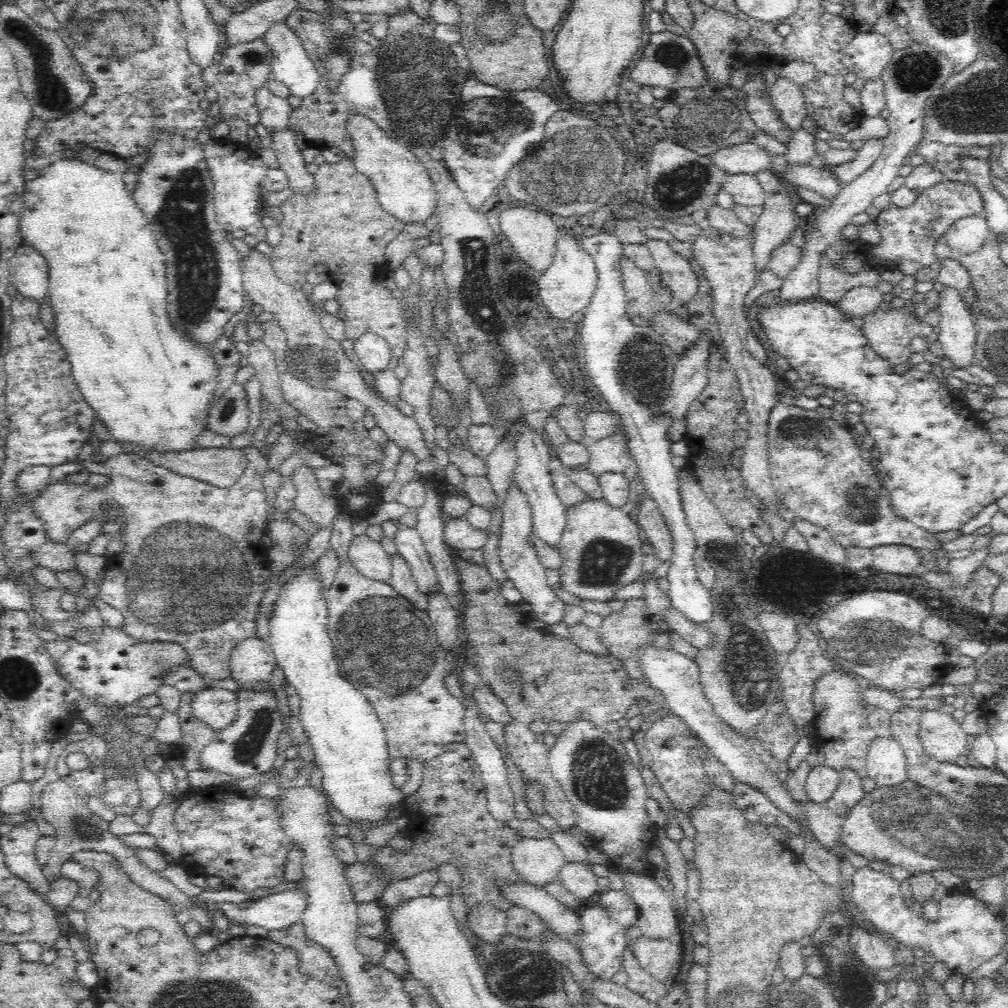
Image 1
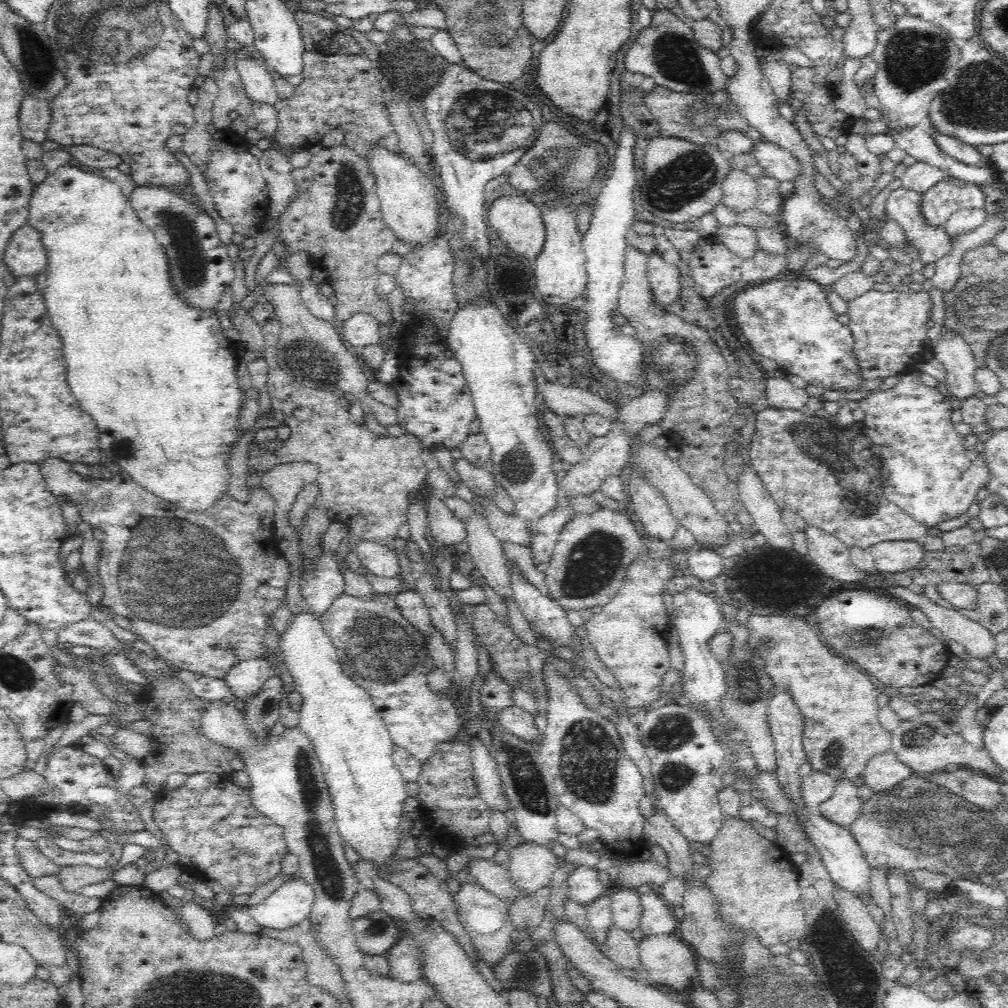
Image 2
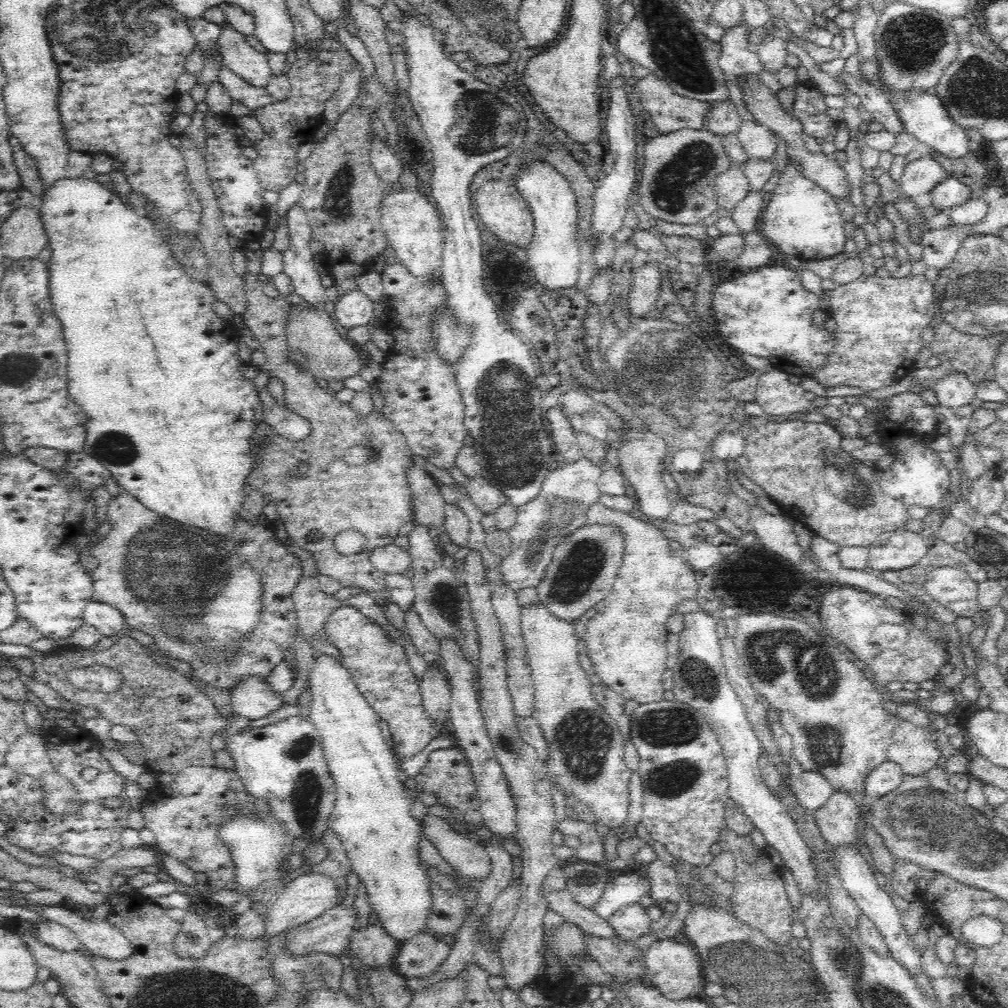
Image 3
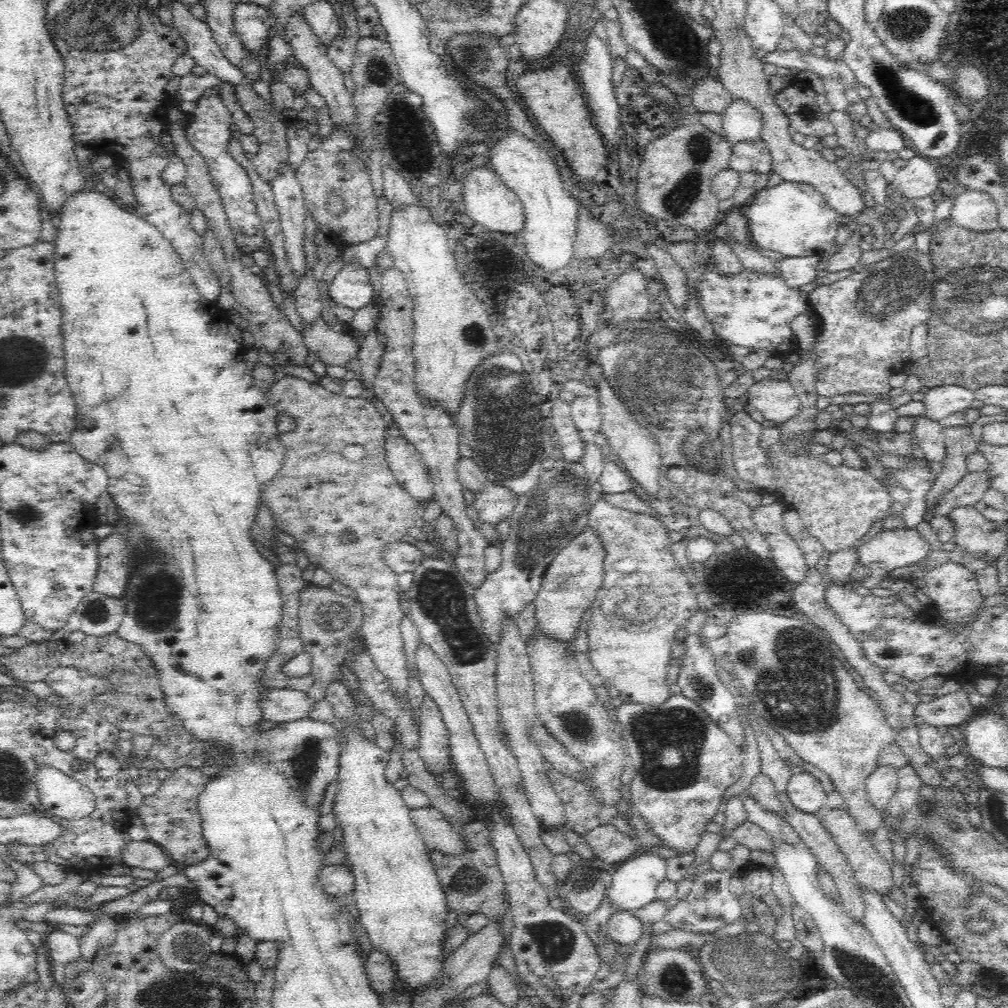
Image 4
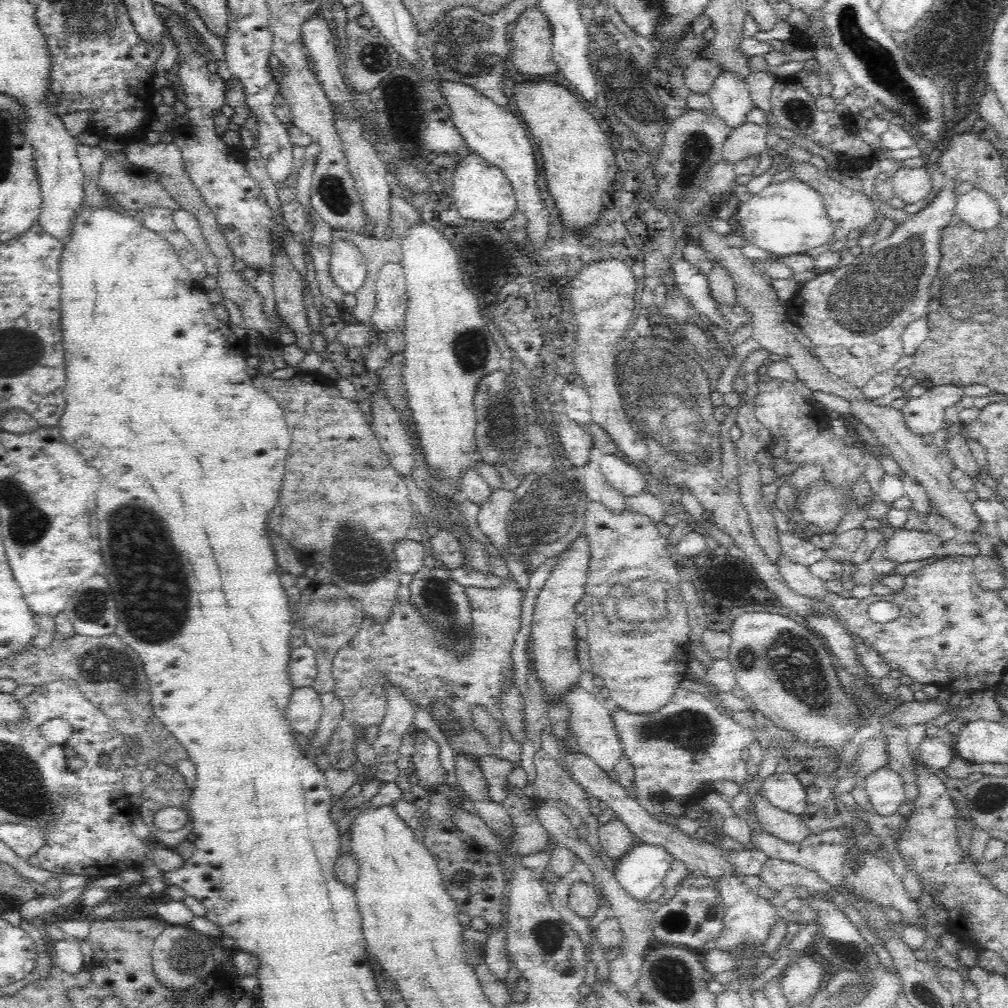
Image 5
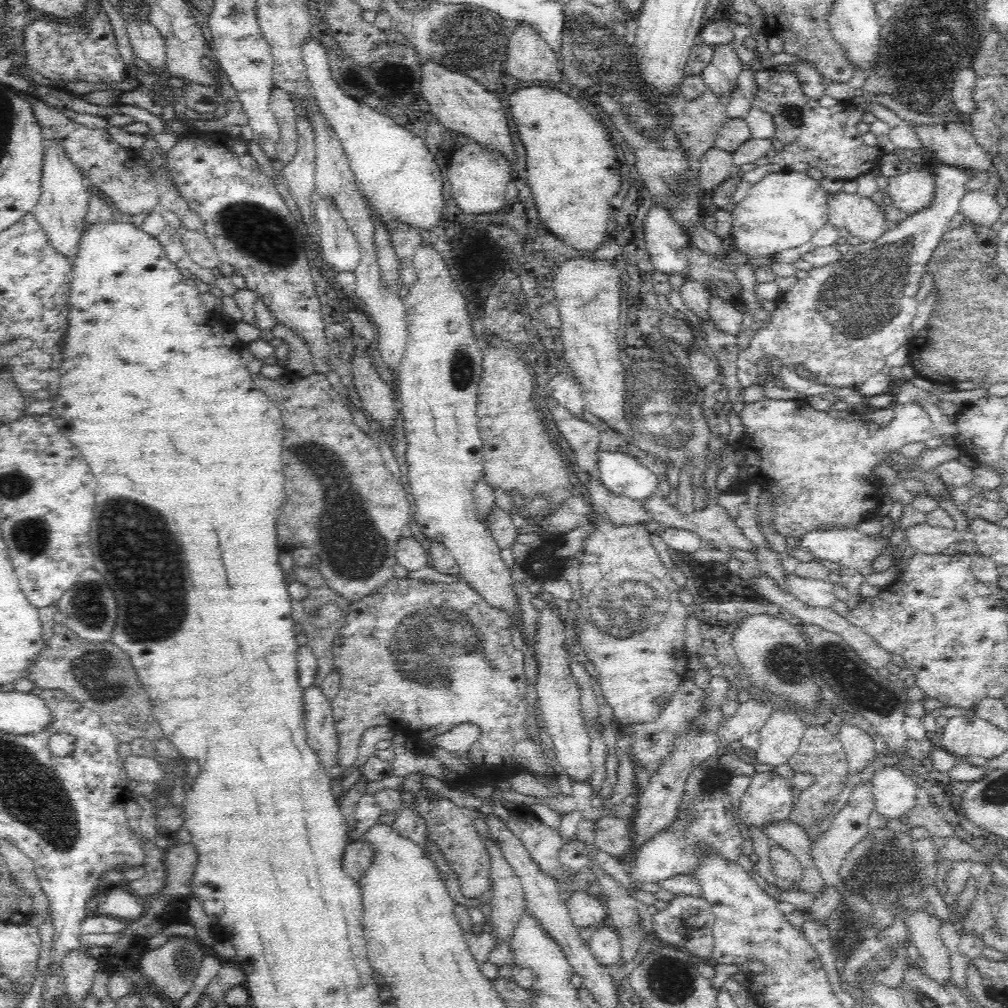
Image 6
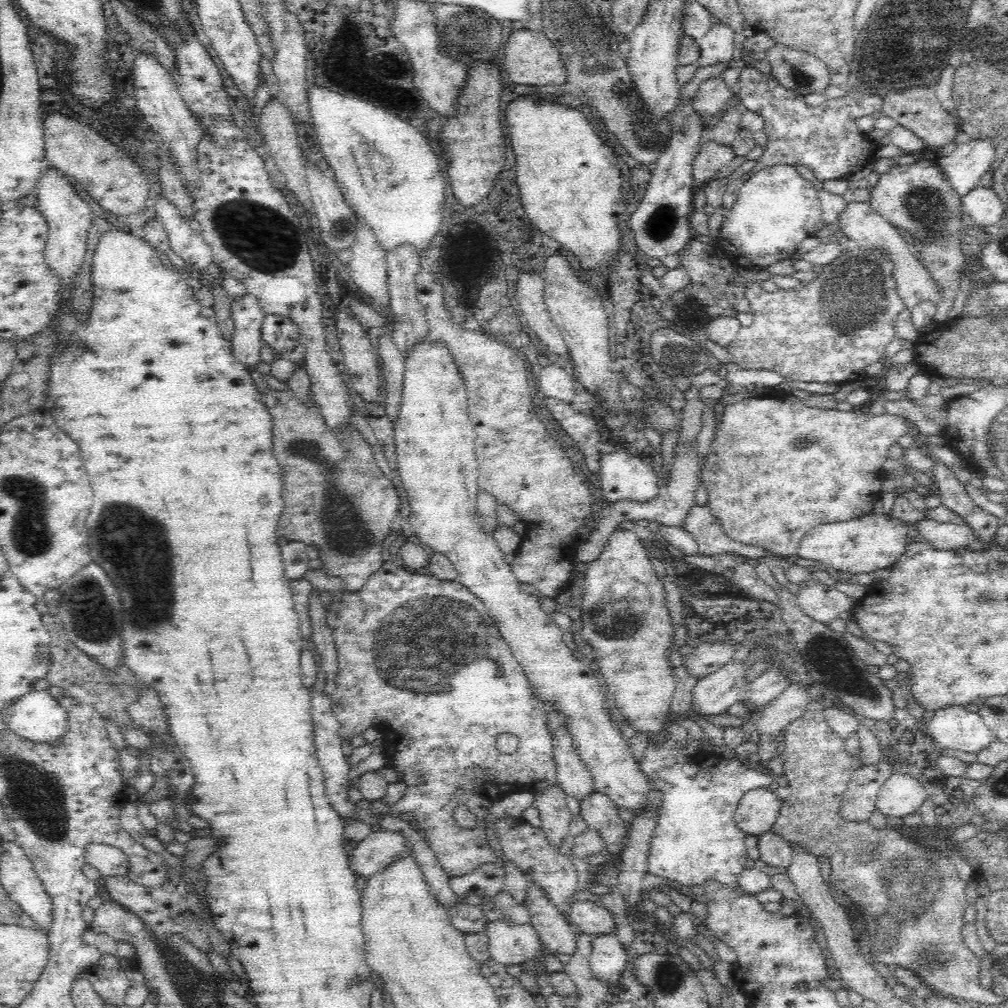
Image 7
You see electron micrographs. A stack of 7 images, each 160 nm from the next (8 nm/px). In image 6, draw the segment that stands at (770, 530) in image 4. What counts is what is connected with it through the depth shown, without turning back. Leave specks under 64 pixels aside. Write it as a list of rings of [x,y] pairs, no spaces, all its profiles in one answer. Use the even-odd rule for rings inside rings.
[[[795,571],[786,573],[787,589],[798,600],[810,606],[832,606],[837,599],[834,595],[835,583],[820,579],[802,578]]]

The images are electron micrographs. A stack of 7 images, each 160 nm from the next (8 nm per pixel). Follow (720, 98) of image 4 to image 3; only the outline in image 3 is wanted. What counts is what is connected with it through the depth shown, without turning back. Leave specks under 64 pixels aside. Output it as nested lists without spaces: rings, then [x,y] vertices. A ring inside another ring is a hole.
[[[716,101],[711,103],[713,109],[706,121],[707,129],[715,136],[737,136],[742,126],[742,119],[738,115],[736,106],[732,101]]]

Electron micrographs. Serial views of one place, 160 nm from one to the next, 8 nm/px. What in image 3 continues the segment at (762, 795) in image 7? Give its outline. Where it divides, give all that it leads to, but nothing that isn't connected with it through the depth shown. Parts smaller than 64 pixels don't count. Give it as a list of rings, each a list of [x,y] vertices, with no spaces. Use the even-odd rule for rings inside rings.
[[[807,771],[801,776],[798,776],[798,778],[792,777],[792,790],[797,796],[797,801],[811,813],[824,806],[835,791],[834,787],[830,785],[830,782],[828,782],[824,776],[820,775],[818,772]]]

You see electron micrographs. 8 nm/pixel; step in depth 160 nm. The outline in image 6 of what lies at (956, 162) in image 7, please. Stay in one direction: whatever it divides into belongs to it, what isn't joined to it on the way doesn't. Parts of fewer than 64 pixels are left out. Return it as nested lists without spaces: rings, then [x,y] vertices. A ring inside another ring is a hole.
[[[935,163],[932,169],[935,192],[927,208],[903,216],[891,224],[880,238],[852,246],[835,263],[809,270],[808,277],[800,279],[793,288],[782,294],[769,320],[770,326],[757,330],[751,338],[749,348],[739,349],[737,375],[742,386],[748,388],[757,384],[756,362],[766,354],[780,358],[783,365],[801,364],[819,380],[834,386],[858,388],[874,374],[890,371],[886,364],[887,358],[902,345],[907,345],[911,323],[916,316],[922,280],[929,271],[927,266],[942,237],[948,232],[948,223],[959,213],[962,197],[966,193],[965,185],[971,180],[971,174],[966,170],[946,164]]]

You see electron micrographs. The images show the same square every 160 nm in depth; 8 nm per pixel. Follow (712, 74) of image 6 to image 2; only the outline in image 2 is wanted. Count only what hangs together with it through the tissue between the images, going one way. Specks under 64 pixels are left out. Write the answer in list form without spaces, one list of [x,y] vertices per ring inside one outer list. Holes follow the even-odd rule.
[[[770,142],[756,143],[752,156],[760,163],[766,175],[774,178],[778,183],[795,183],[804,174],[796,157]]]

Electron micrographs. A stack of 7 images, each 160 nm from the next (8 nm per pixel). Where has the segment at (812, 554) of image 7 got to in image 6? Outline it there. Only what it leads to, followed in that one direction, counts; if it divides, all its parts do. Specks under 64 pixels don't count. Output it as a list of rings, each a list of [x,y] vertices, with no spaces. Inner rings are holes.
[[[850,527],[840,530],[813,530],[805,534],[800,545],[807,548],[816,559],[830,560],[844,568],[864,568],[882,550],[885,535],[868,536]]]

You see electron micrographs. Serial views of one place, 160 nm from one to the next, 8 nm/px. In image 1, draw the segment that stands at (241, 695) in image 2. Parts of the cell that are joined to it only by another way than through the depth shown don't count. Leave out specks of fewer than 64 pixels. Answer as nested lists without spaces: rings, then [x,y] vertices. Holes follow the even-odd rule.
[[[257,636],[245,639],[231,653],[231,677],[240,685],[252,685],[271,679],[276,666],[269,641]]]

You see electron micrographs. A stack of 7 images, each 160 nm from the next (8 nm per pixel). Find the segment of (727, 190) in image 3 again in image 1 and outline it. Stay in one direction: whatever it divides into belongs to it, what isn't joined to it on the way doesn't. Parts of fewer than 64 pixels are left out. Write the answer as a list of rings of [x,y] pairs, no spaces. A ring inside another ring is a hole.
[[[752,174],[728,176],[724,182],[735,204],[742,206],[760,206],[765,204],[766,192]]]

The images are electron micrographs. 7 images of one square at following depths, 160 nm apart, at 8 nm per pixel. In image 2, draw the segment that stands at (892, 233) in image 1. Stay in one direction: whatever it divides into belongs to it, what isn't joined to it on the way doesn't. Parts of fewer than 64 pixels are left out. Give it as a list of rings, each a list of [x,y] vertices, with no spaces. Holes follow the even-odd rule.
[[[946,178],[921,195],[921,216],[933,228],[944,228],[952,214],[960,210],[982,210],[984,193],[974,184]]]

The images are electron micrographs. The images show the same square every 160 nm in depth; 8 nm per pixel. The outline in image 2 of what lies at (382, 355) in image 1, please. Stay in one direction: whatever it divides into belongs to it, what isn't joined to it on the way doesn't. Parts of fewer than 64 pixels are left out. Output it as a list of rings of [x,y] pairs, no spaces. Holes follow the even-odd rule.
[[[358,313],[352,315],[343,324],[343,335],[352,346],[365,349],[380,344],[380,326],[368,314]]]

